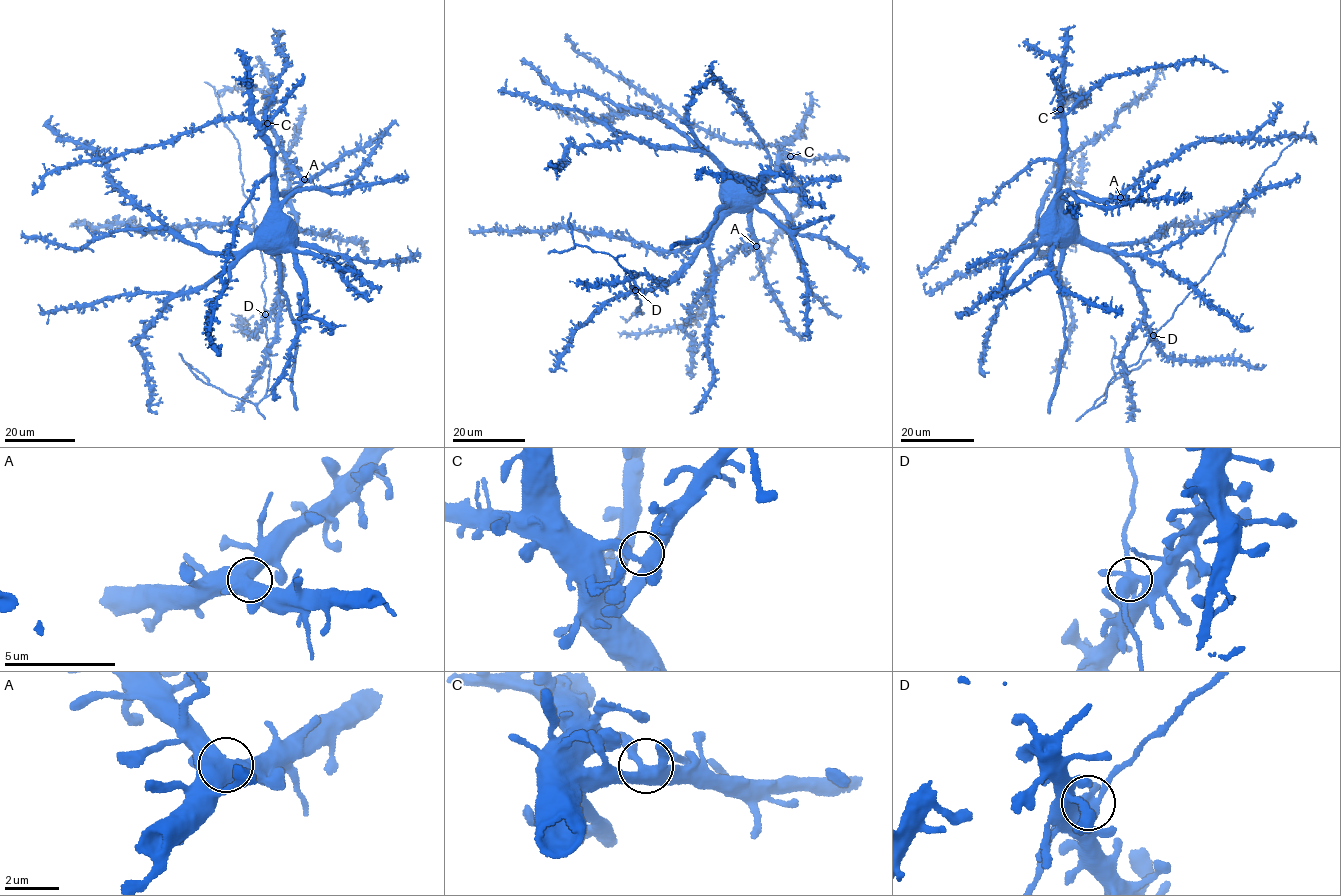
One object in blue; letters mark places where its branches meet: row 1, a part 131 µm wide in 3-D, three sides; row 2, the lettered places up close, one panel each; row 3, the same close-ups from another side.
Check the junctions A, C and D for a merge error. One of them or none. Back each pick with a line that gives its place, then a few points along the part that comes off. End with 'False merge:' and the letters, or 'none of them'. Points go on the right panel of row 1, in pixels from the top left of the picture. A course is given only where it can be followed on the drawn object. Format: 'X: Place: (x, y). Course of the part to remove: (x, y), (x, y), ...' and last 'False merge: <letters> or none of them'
False merge: none of them

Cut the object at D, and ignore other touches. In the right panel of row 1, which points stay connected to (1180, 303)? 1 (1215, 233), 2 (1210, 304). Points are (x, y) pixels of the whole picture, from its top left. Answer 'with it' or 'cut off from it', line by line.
1: cut off from it
2: cut off from it

